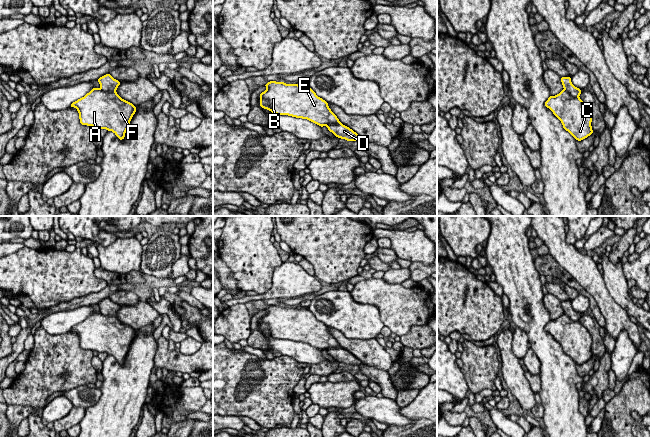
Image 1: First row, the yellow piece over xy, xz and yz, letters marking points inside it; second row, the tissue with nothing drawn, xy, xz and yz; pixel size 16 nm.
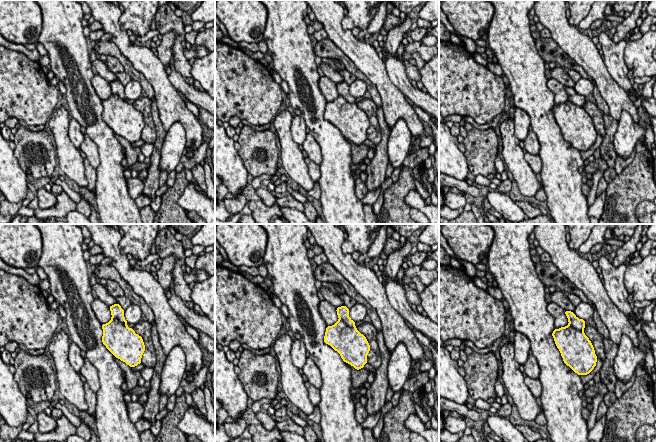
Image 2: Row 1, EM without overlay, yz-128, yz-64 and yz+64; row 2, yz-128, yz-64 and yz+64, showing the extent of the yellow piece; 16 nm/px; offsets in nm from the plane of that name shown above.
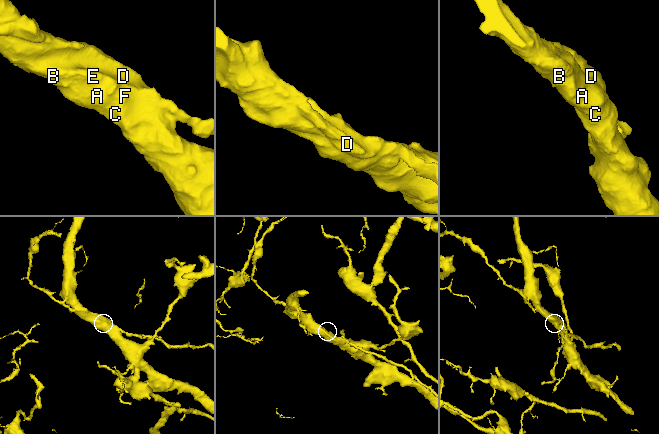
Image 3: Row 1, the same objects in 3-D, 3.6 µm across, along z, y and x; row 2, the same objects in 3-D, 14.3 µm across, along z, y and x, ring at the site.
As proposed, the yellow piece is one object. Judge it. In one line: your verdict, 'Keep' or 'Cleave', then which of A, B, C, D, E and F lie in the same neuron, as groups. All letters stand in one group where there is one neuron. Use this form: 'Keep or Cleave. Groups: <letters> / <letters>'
Cleave. Groups: A B C E F / D

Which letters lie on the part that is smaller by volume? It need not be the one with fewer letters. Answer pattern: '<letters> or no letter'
D

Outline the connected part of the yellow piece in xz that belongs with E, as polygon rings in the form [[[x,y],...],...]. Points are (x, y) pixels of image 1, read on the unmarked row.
[[[270,305],[264,310],[267,313],[260,318],[260,330],[273,338],[307,343],[321,351],[340,346],[308,308]]]

